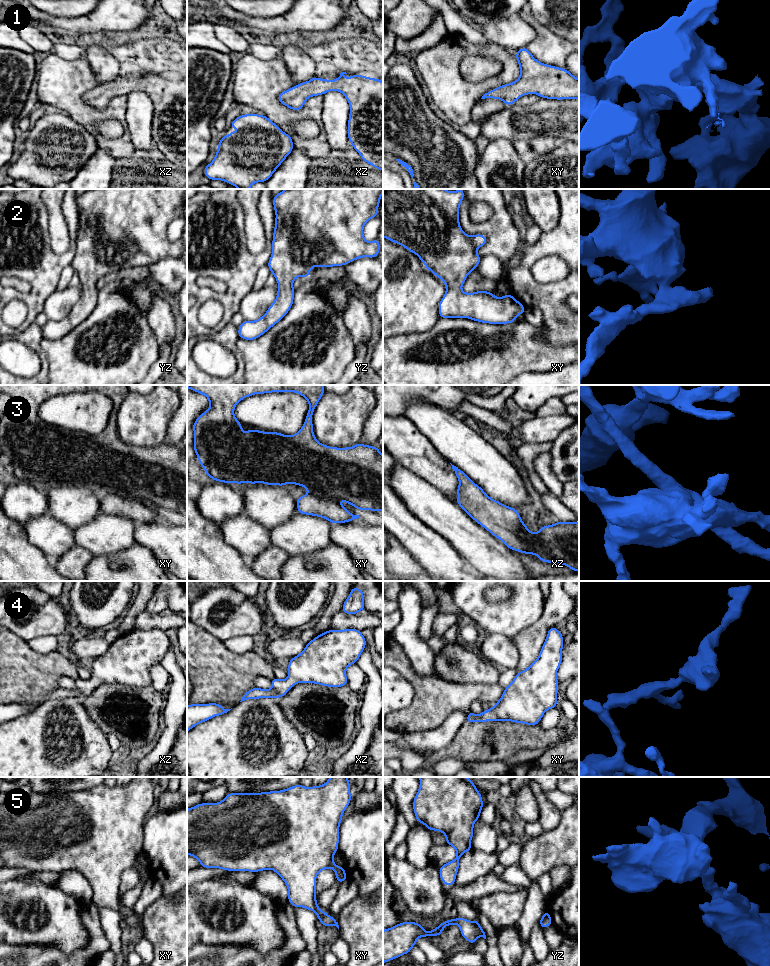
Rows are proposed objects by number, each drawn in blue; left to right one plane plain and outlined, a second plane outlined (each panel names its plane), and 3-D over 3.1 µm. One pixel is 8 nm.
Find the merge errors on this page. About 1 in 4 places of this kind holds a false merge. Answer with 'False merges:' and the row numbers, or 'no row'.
False merges: no row

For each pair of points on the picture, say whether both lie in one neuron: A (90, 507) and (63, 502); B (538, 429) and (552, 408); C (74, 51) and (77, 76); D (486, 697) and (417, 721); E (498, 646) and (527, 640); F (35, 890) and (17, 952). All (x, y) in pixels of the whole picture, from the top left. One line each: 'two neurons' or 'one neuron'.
A: one neuron
B: two neurons
C: two neurons
D: one neuron
E: two neurons
F: two neurons

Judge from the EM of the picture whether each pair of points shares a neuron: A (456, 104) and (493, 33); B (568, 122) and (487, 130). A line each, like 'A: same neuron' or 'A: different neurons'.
A: different neurons
B: same neuron

